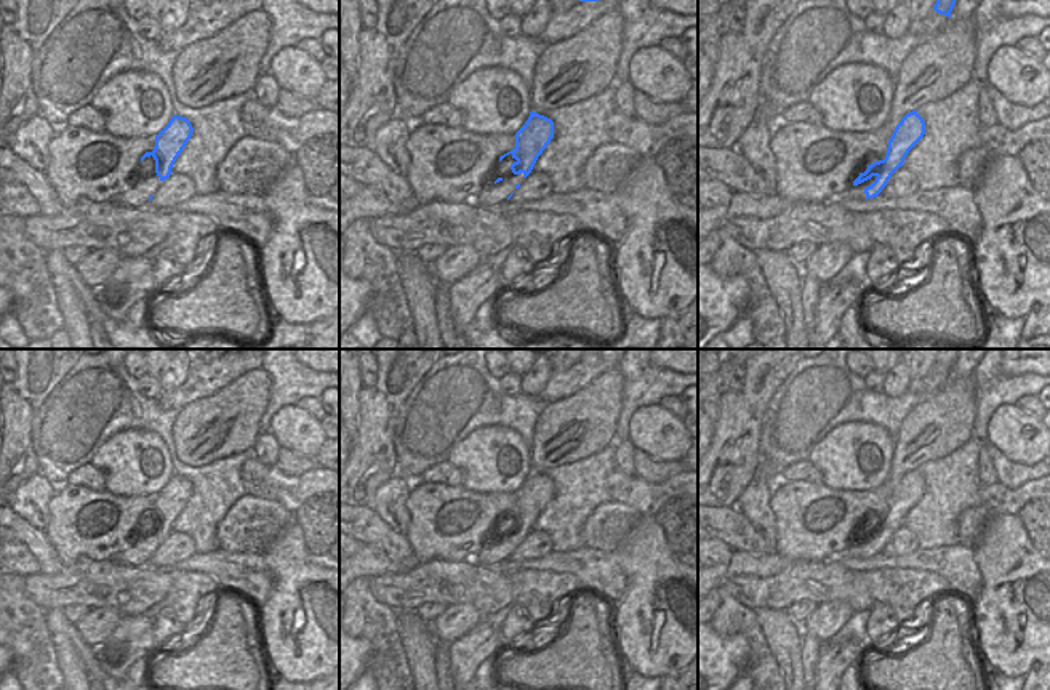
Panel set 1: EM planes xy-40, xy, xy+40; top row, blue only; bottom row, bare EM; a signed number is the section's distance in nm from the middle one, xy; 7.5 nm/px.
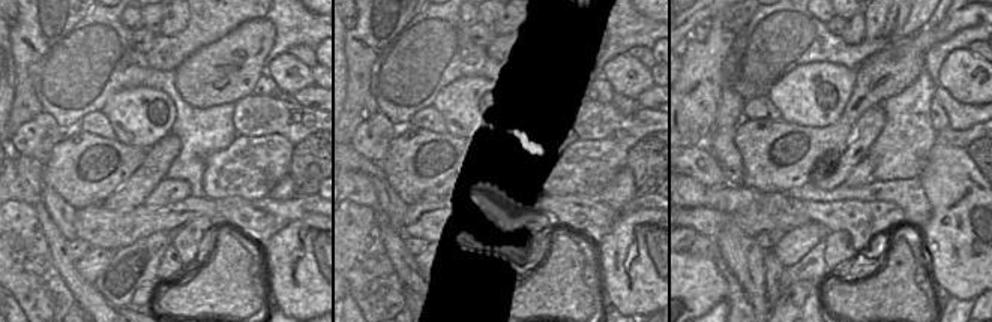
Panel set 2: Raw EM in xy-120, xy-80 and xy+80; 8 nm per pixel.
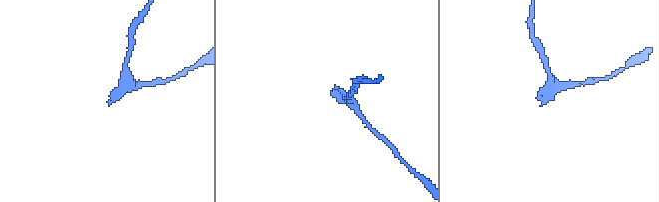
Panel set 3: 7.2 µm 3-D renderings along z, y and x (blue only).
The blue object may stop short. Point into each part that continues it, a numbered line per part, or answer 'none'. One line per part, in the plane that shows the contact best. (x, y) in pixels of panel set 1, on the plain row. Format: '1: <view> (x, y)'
1: xy+40 (857, 551)

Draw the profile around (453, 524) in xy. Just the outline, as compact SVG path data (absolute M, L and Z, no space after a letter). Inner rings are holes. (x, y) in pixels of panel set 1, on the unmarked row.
M418 482L407 499L410 522L403 536L419 564L475 559L490 544L499 515L512 507L515 493L475 493L463 485Z

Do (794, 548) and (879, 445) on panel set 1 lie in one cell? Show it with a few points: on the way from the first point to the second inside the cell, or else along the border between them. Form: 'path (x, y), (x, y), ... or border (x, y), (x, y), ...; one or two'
border (821, 482), (844, 490), (879, 487); two

